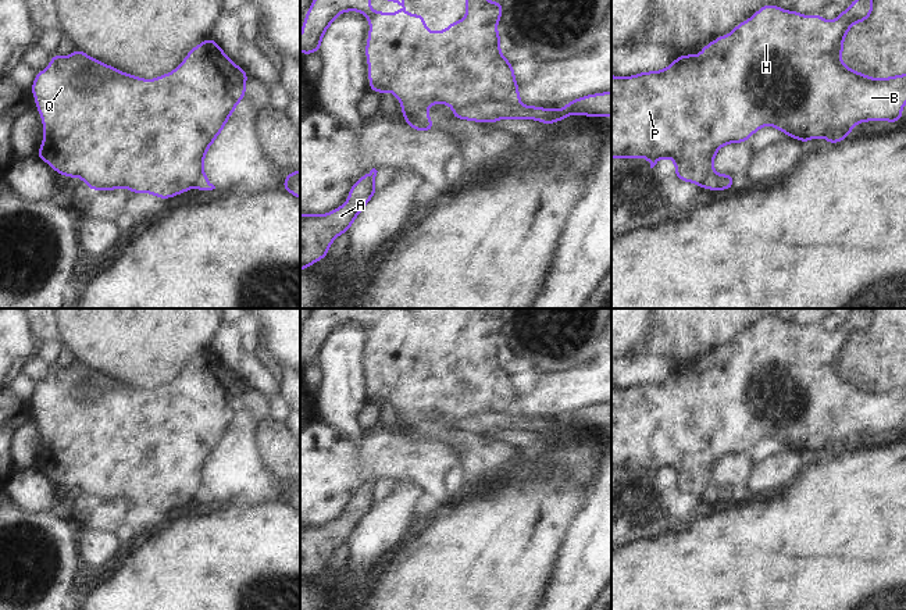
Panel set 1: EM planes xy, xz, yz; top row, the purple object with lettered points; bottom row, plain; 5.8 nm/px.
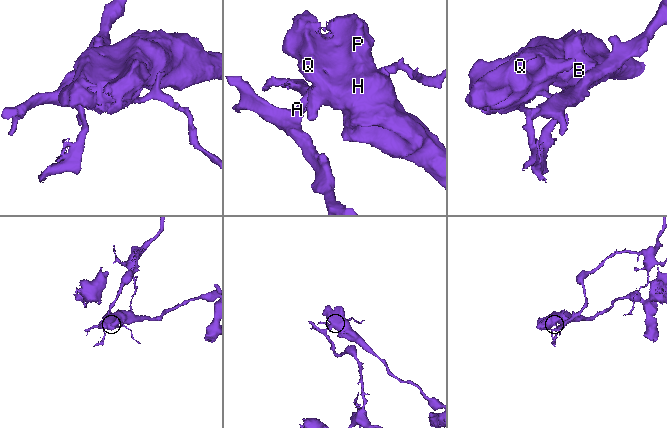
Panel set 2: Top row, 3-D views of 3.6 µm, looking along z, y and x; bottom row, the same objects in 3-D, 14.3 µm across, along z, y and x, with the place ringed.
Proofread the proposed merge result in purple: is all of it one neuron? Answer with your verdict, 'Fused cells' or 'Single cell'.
Fused cells

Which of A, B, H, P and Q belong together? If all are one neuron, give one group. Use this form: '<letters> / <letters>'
A / B H P Q

